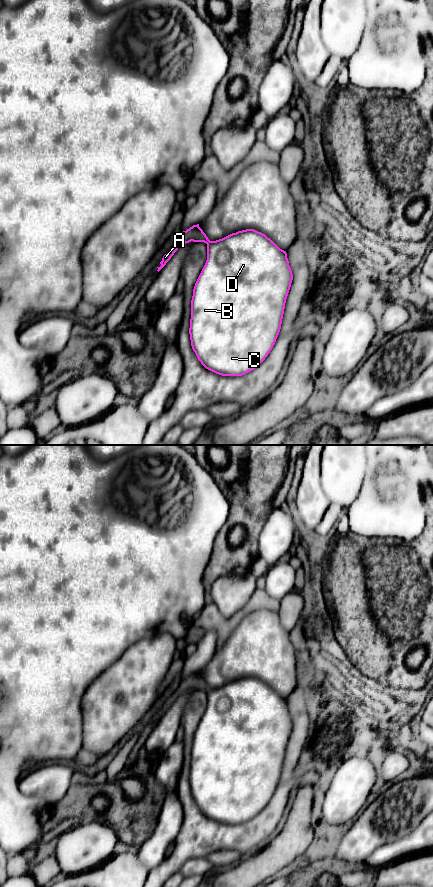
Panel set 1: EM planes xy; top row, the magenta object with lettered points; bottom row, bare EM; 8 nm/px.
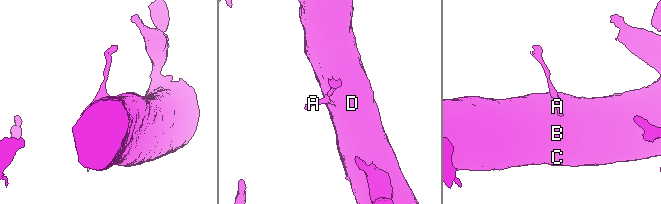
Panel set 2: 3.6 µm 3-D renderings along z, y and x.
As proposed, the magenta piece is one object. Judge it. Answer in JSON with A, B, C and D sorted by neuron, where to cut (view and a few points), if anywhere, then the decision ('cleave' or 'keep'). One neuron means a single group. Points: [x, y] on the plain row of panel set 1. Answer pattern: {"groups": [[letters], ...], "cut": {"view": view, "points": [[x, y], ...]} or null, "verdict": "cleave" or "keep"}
{"groups": [["A", "B", "C", "D"]], "cut": null, "verdict": "keep"}

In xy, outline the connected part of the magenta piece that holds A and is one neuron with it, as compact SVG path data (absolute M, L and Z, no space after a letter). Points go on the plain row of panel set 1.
M199 672L193 673L186 679L183 679L175 691L173 696L163 704L162 709L160 710L161 714L157 715L158 720L166 713L166 711L171 707L174 701L181 695L183 692L189 690L204 690L207 692L207 708L206 711L195 731L193 737L193 744L191 748L191 767L190 767L190 788L193 799L195 800L198 808L201 812L208 818L222 823L222 824L242 824L252 818L254 818L260 811L262 811L265 806L268 804L270 799L272 798L276 787L279 783L286 747L291 735L291 731L293 728L293 722L291 716L289 714L289 709L287 706L286 699L280 697L270 686L268 686L265 682L258 680L254 677L246 677L242 679L238 679L236 681L232 681L222 687L216 689L210 689L203 678L199 675Z

